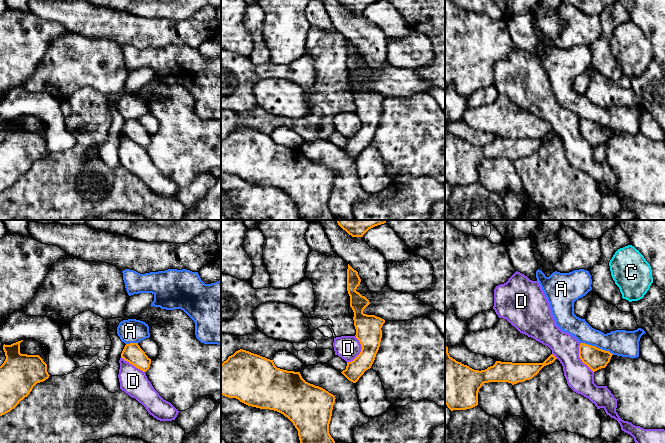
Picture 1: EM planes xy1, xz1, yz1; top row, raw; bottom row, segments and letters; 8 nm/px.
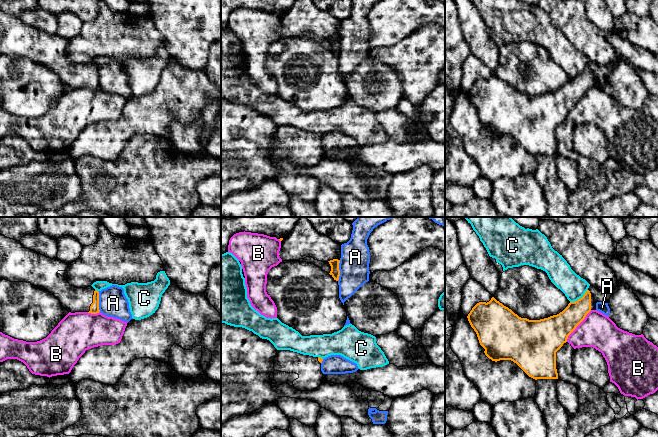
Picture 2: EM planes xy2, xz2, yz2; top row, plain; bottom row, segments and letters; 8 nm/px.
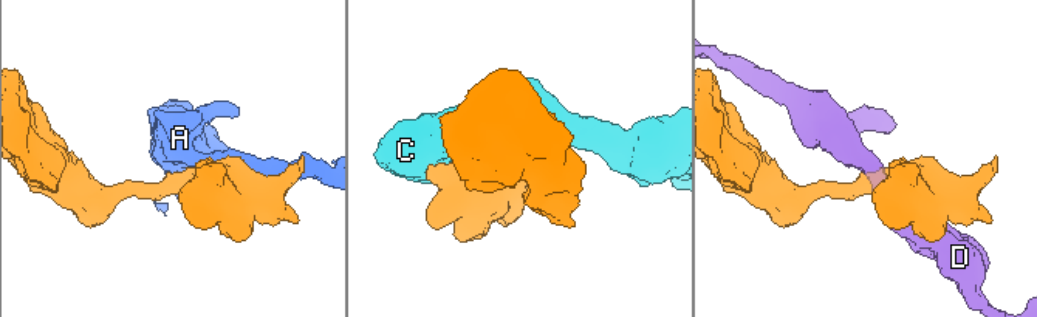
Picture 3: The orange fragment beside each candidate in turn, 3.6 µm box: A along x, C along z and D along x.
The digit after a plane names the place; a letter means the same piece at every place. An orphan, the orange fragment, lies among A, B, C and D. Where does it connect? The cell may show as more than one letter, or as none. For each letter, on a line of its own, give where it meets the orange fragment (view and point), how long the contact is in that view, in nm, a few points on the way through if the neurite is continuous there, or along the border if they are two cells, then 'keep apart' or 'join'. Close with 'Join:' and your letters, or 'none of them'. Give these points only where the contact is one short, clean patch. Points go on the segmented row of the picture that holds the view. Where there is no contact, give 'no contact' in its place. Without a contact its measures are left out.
A: meets orange in yz1 at (596, 347); contact 280 nm long; keep apart
B: meets orange in yz2 at (577, 325); contact 320 nm long; keep apart
C: meets orange in yz2 at (580, 298); contact 180 nm long; border along yz2 (587, 289), (581, 297), (570, 302); keep apart
D: meets orange in xz1 at (361, 350); contact 240 nm long; border along xz1 (355, 335), (360, 344), (361, 351), (352, 360), (347, 362); keep apart
Join: none of them

